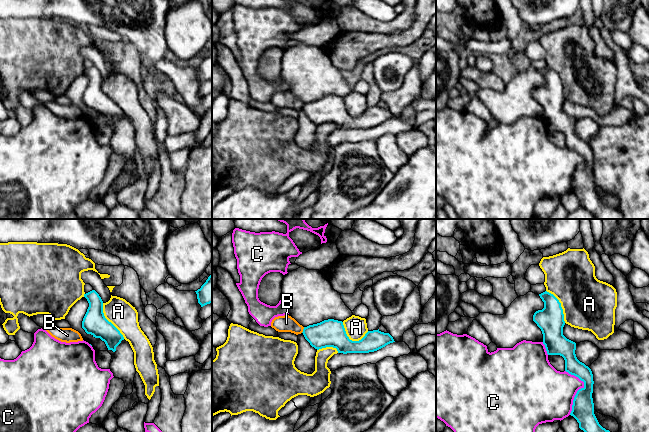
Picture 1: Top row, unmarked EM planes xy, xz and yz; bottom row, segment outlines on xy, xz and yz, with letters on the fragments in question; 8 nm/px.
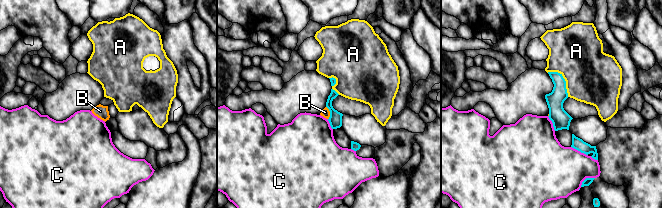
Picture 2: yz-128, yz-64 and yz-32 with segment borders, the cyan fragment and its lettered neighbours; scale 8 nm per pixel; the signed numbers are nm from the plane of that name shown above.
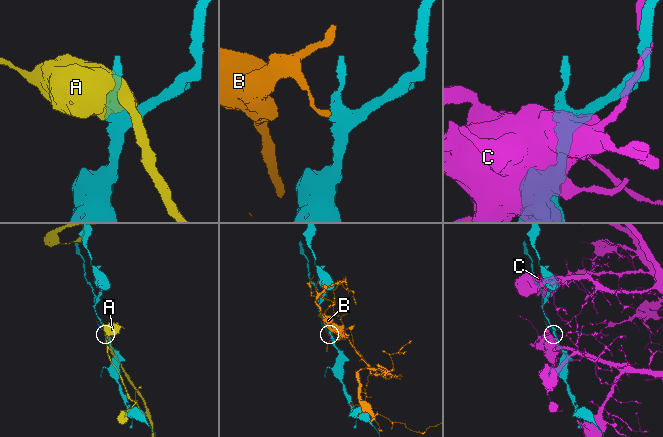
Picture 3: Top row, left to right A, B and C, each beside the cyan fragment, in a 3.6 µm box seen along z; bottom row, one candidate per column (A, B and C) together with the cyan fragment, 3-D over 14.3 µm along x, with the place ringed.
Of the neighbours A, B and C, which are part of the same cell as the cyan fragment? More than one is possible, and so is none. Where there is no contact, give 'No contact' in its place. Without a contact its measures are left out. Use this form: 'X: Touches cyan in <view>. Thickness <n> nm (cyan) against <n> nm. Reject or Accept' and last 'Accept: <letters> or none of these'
A: Touches cyan in xy. Thickness 190 nm (cyan) against 220 nm. Reject
B: Touches cyan in xz. Thickness 220 nm (cyan) against 140 nm. Reject
C: Touches cyan in yz. Thickness 180 nm (cyan) against 400 nm. Reject
Accept: none of these

